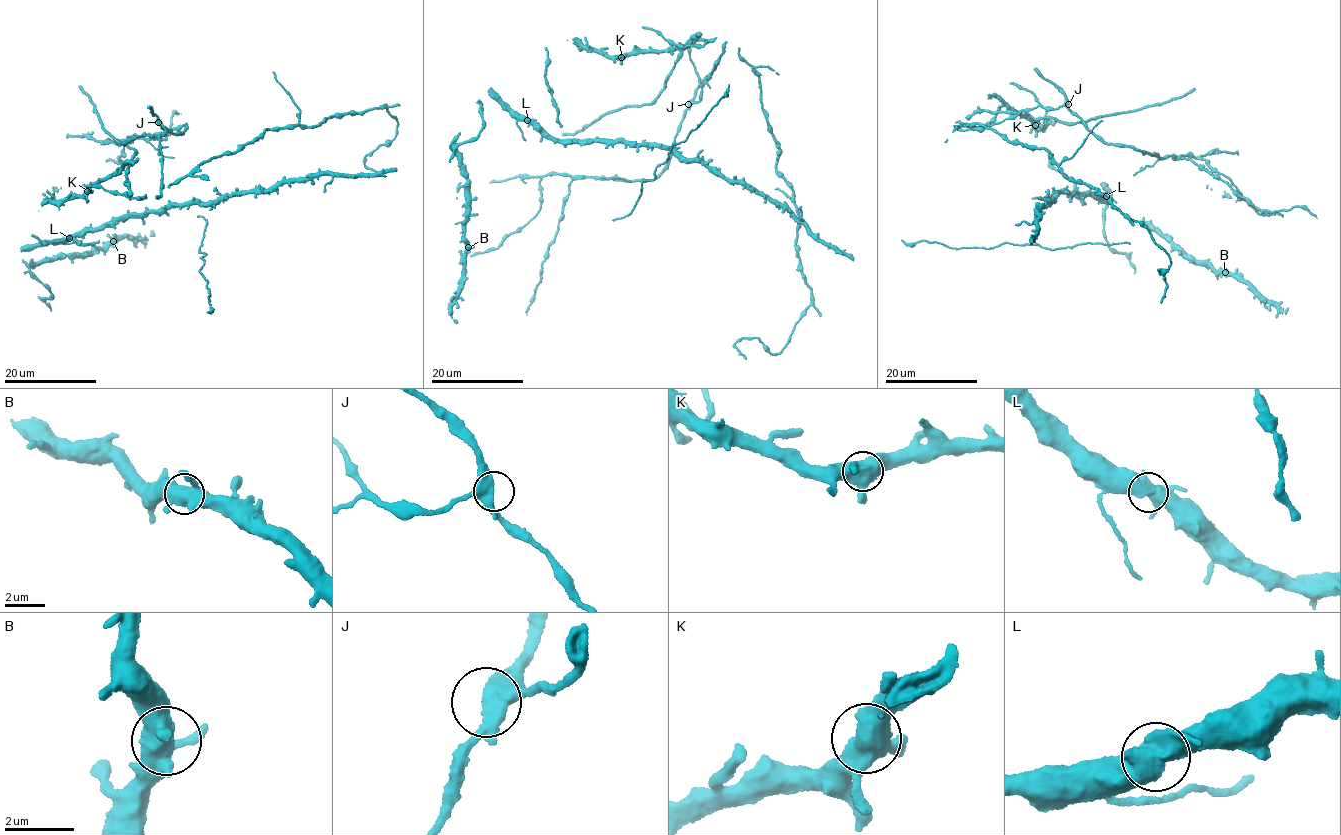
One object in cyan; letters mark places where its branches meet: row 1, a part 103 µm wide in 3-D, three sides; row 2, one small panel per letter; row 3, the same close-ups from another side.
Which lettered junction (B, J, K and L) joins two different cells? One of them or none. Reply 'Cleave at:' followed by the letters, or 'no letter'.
Cleave at: no letter

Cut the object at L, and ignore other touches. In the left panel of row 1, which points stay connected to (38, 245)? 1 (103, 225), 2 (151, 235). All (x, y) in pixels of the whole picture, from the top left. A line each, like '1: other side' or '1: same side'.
1: other side
2: same side

